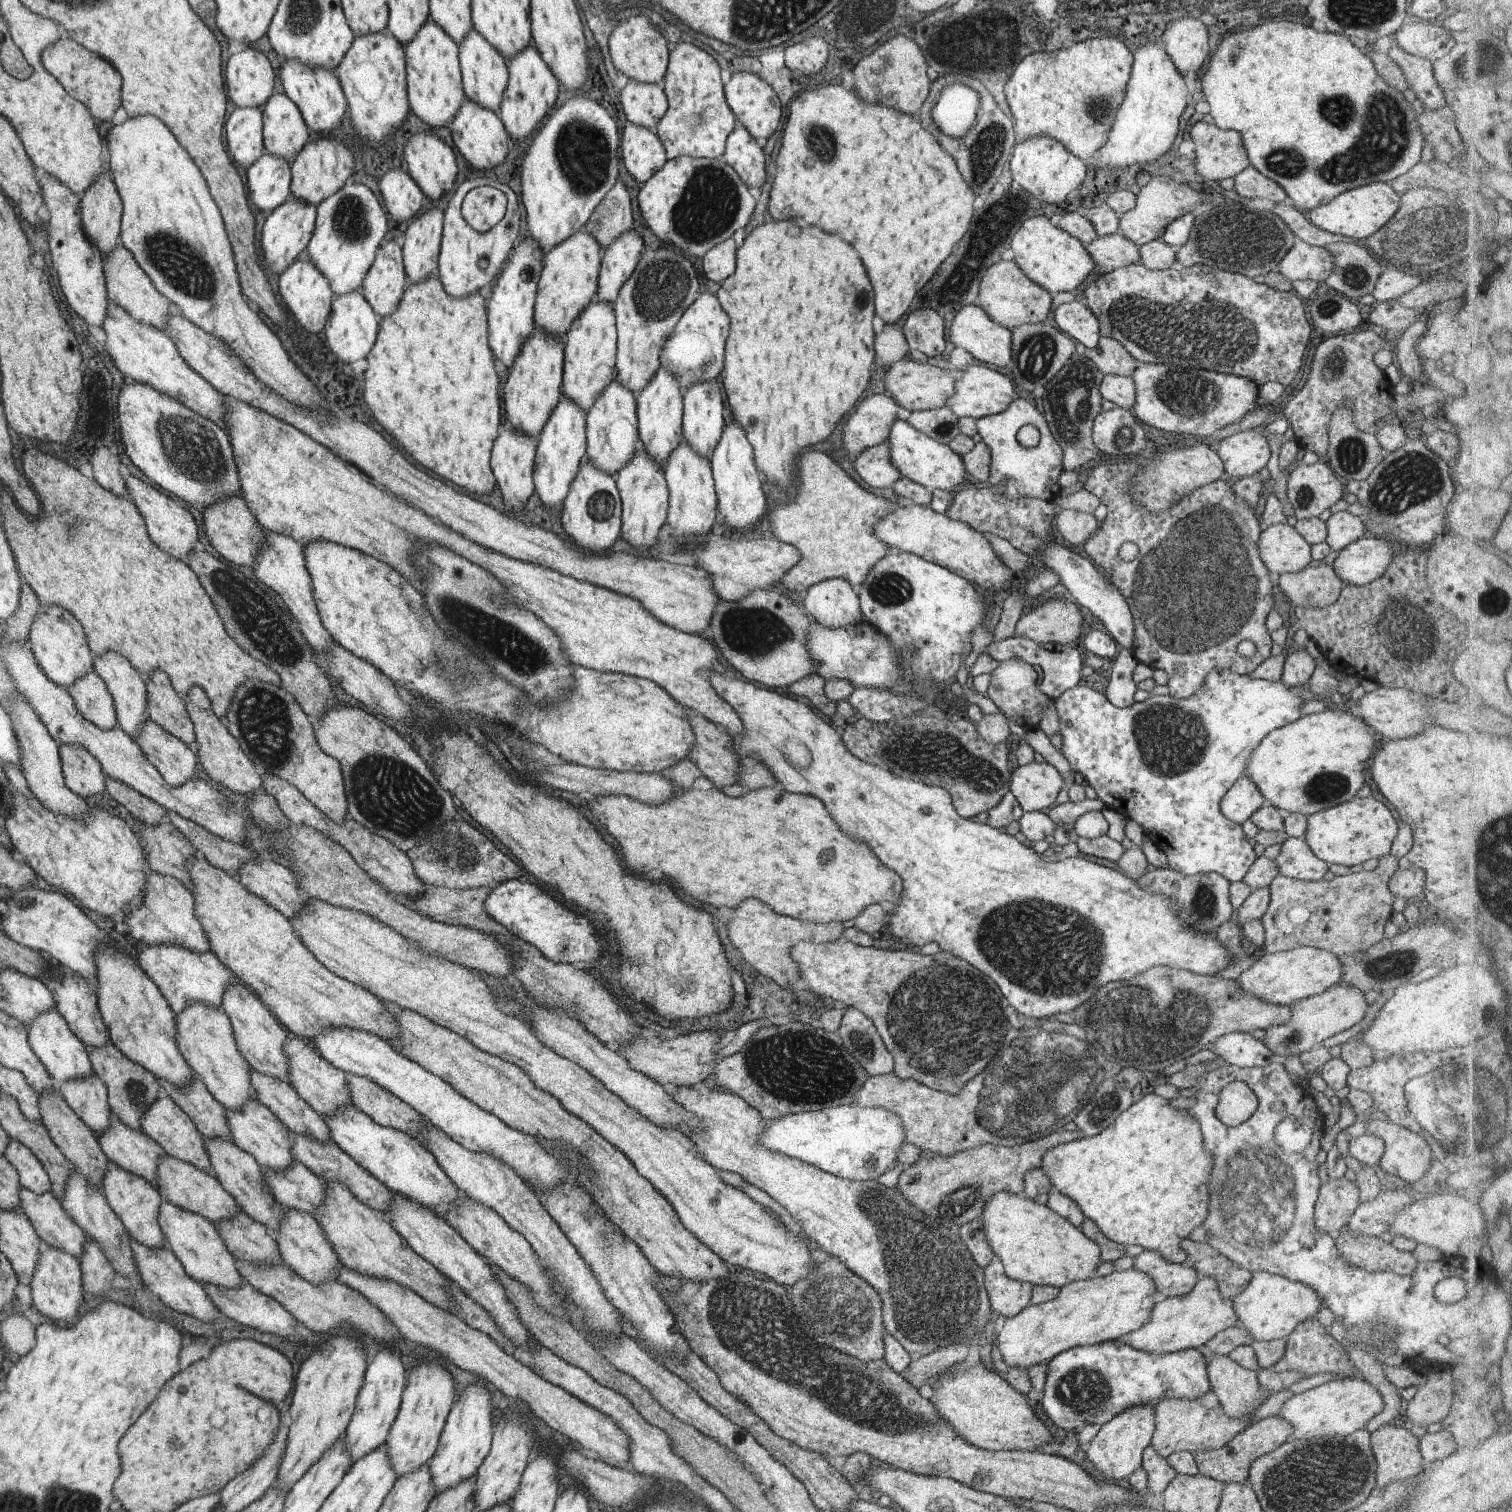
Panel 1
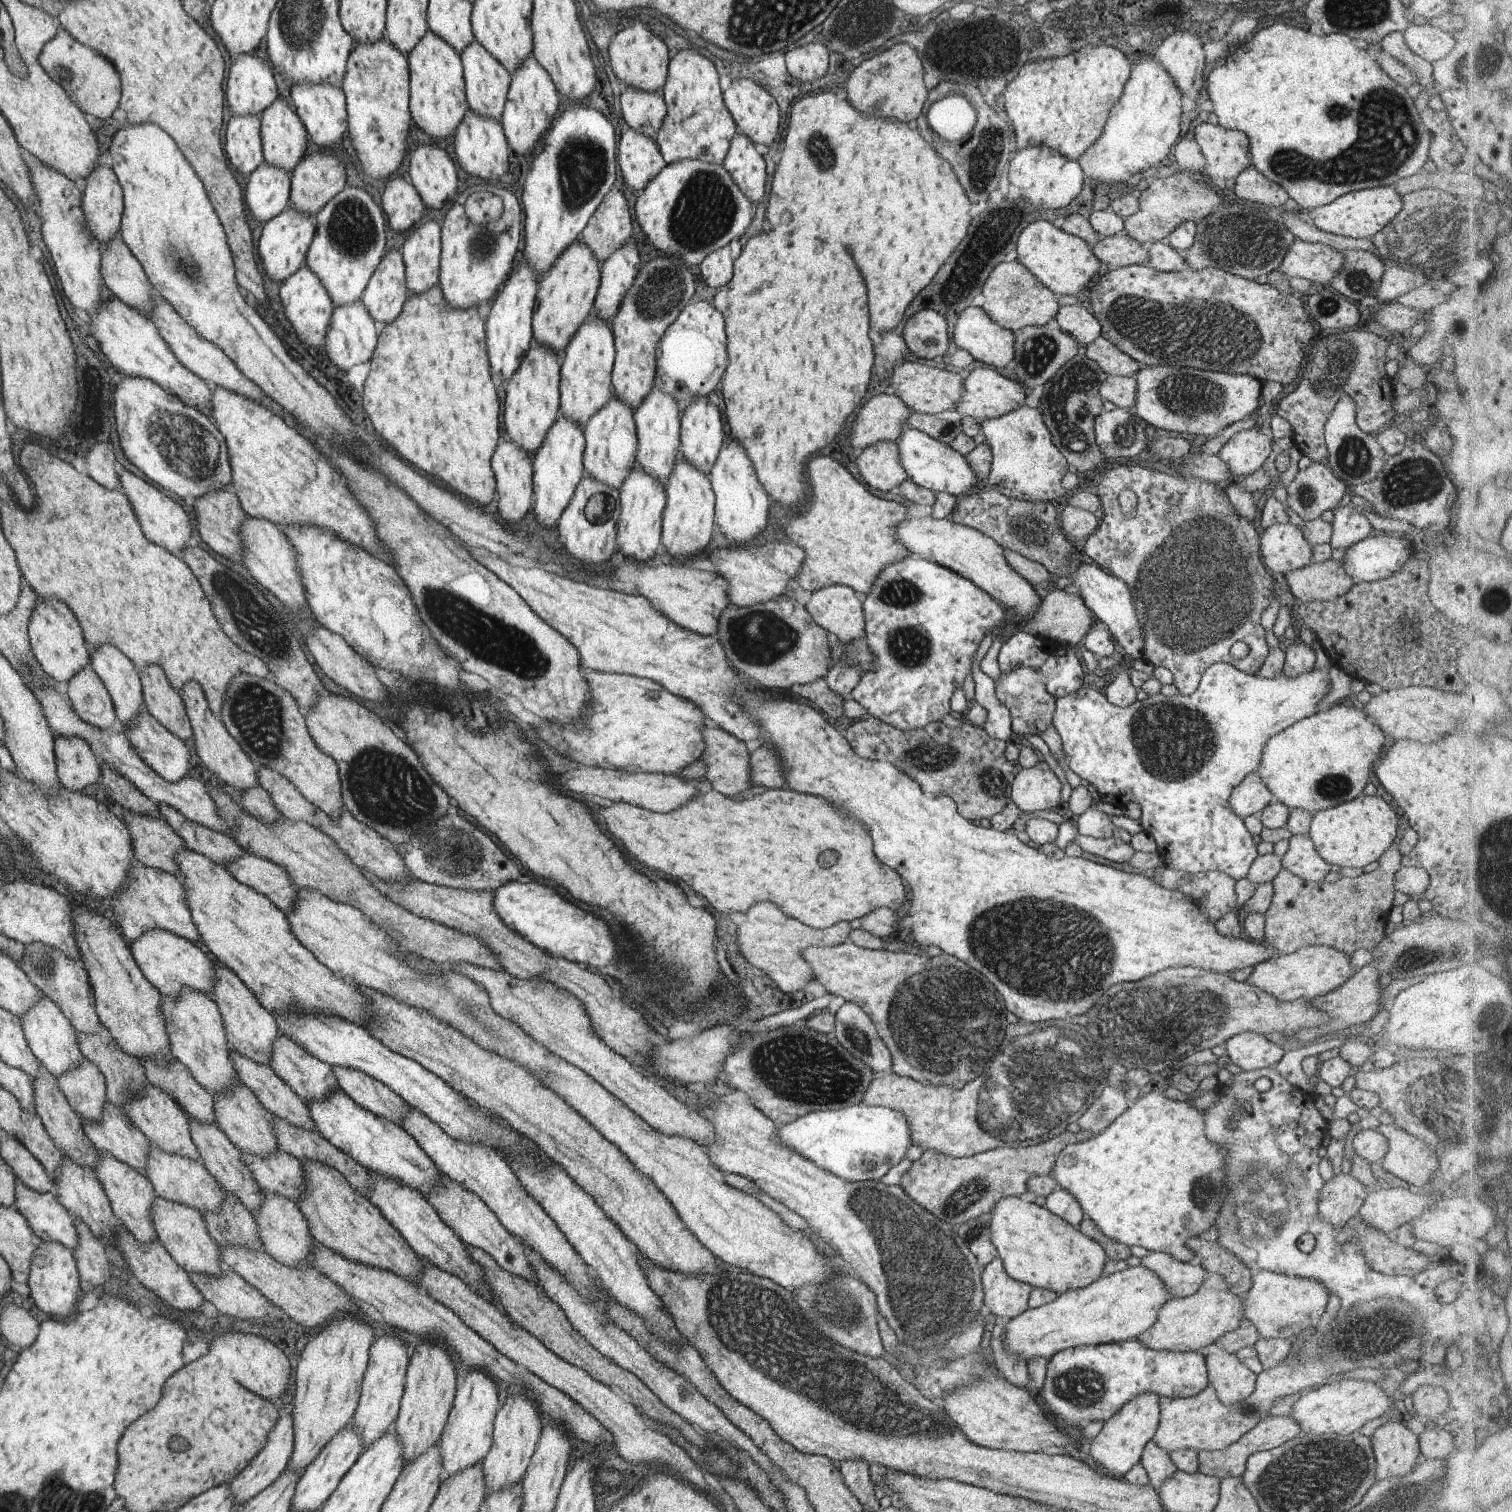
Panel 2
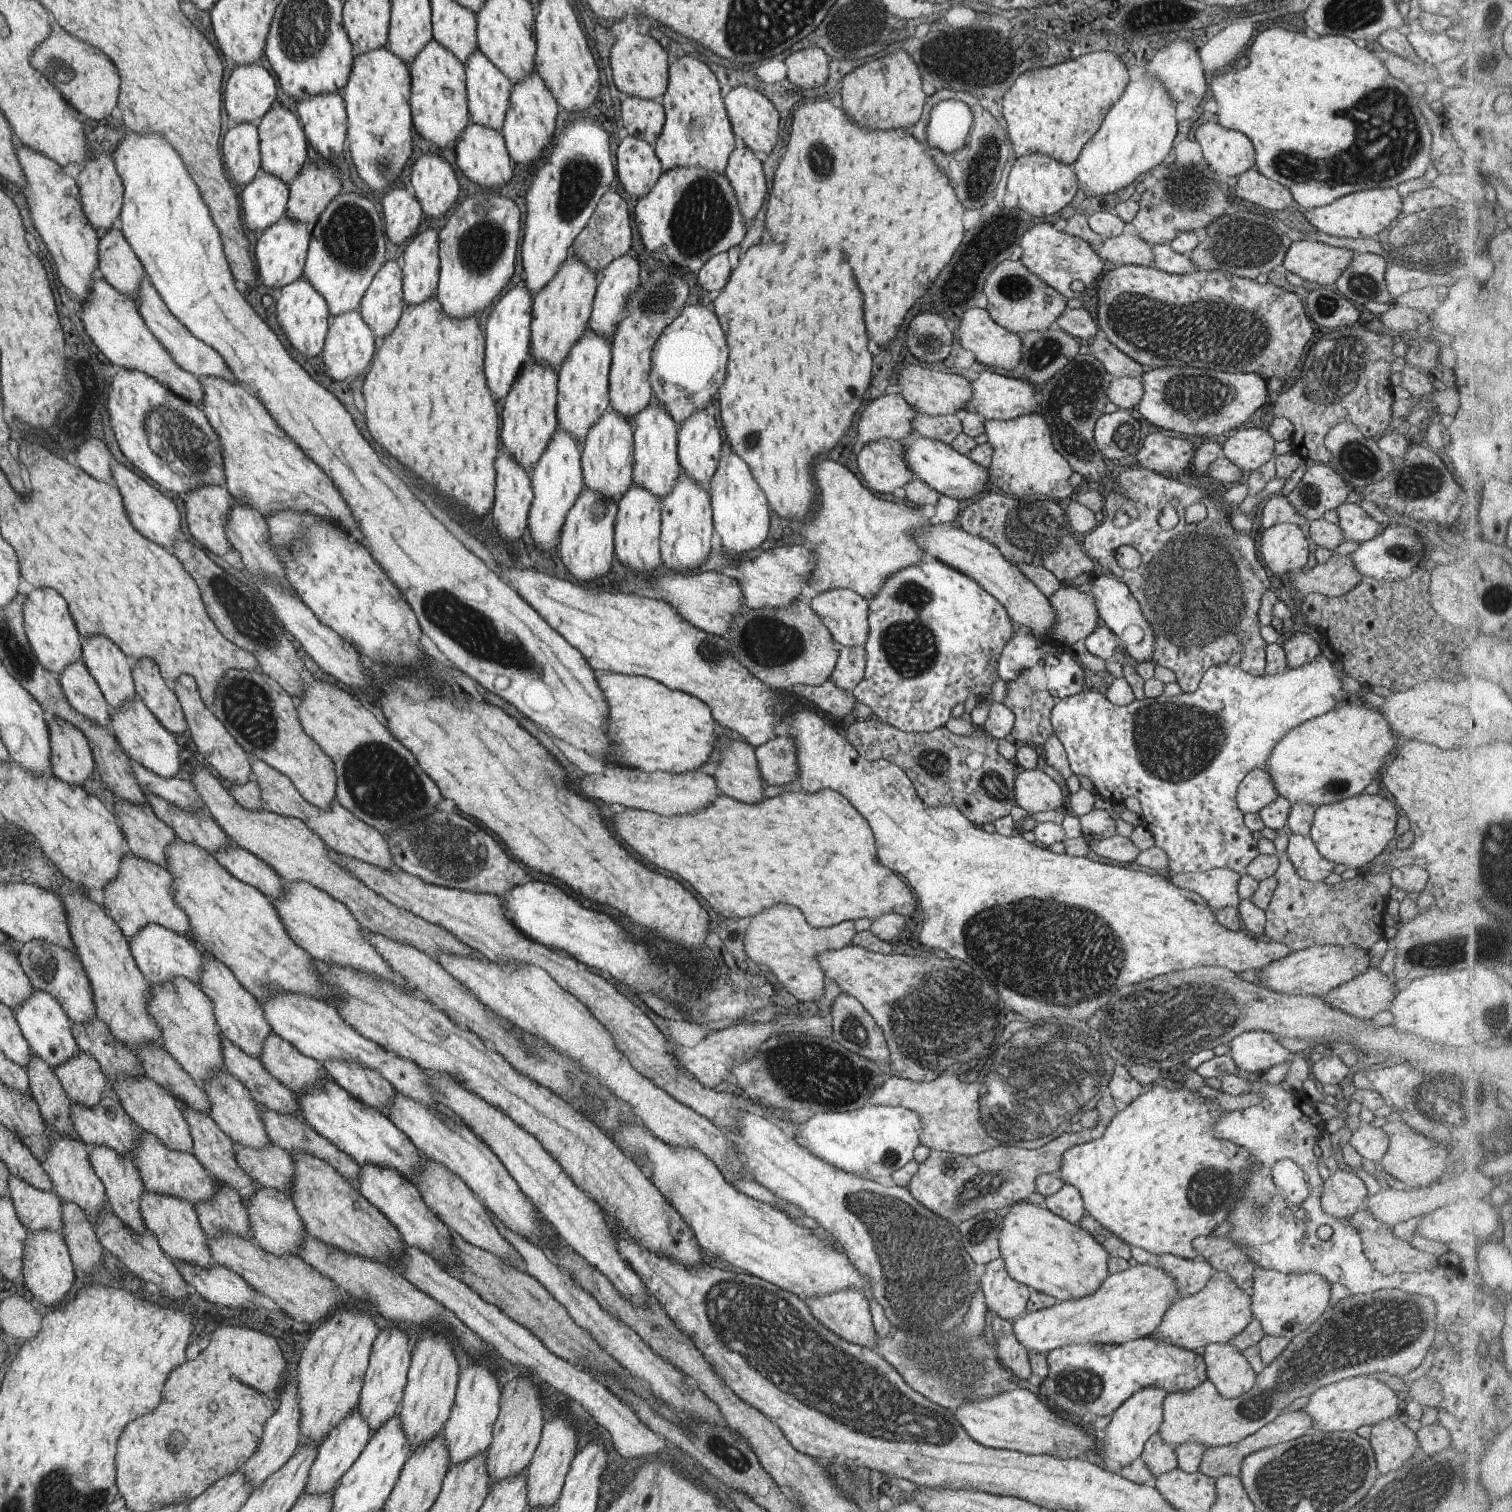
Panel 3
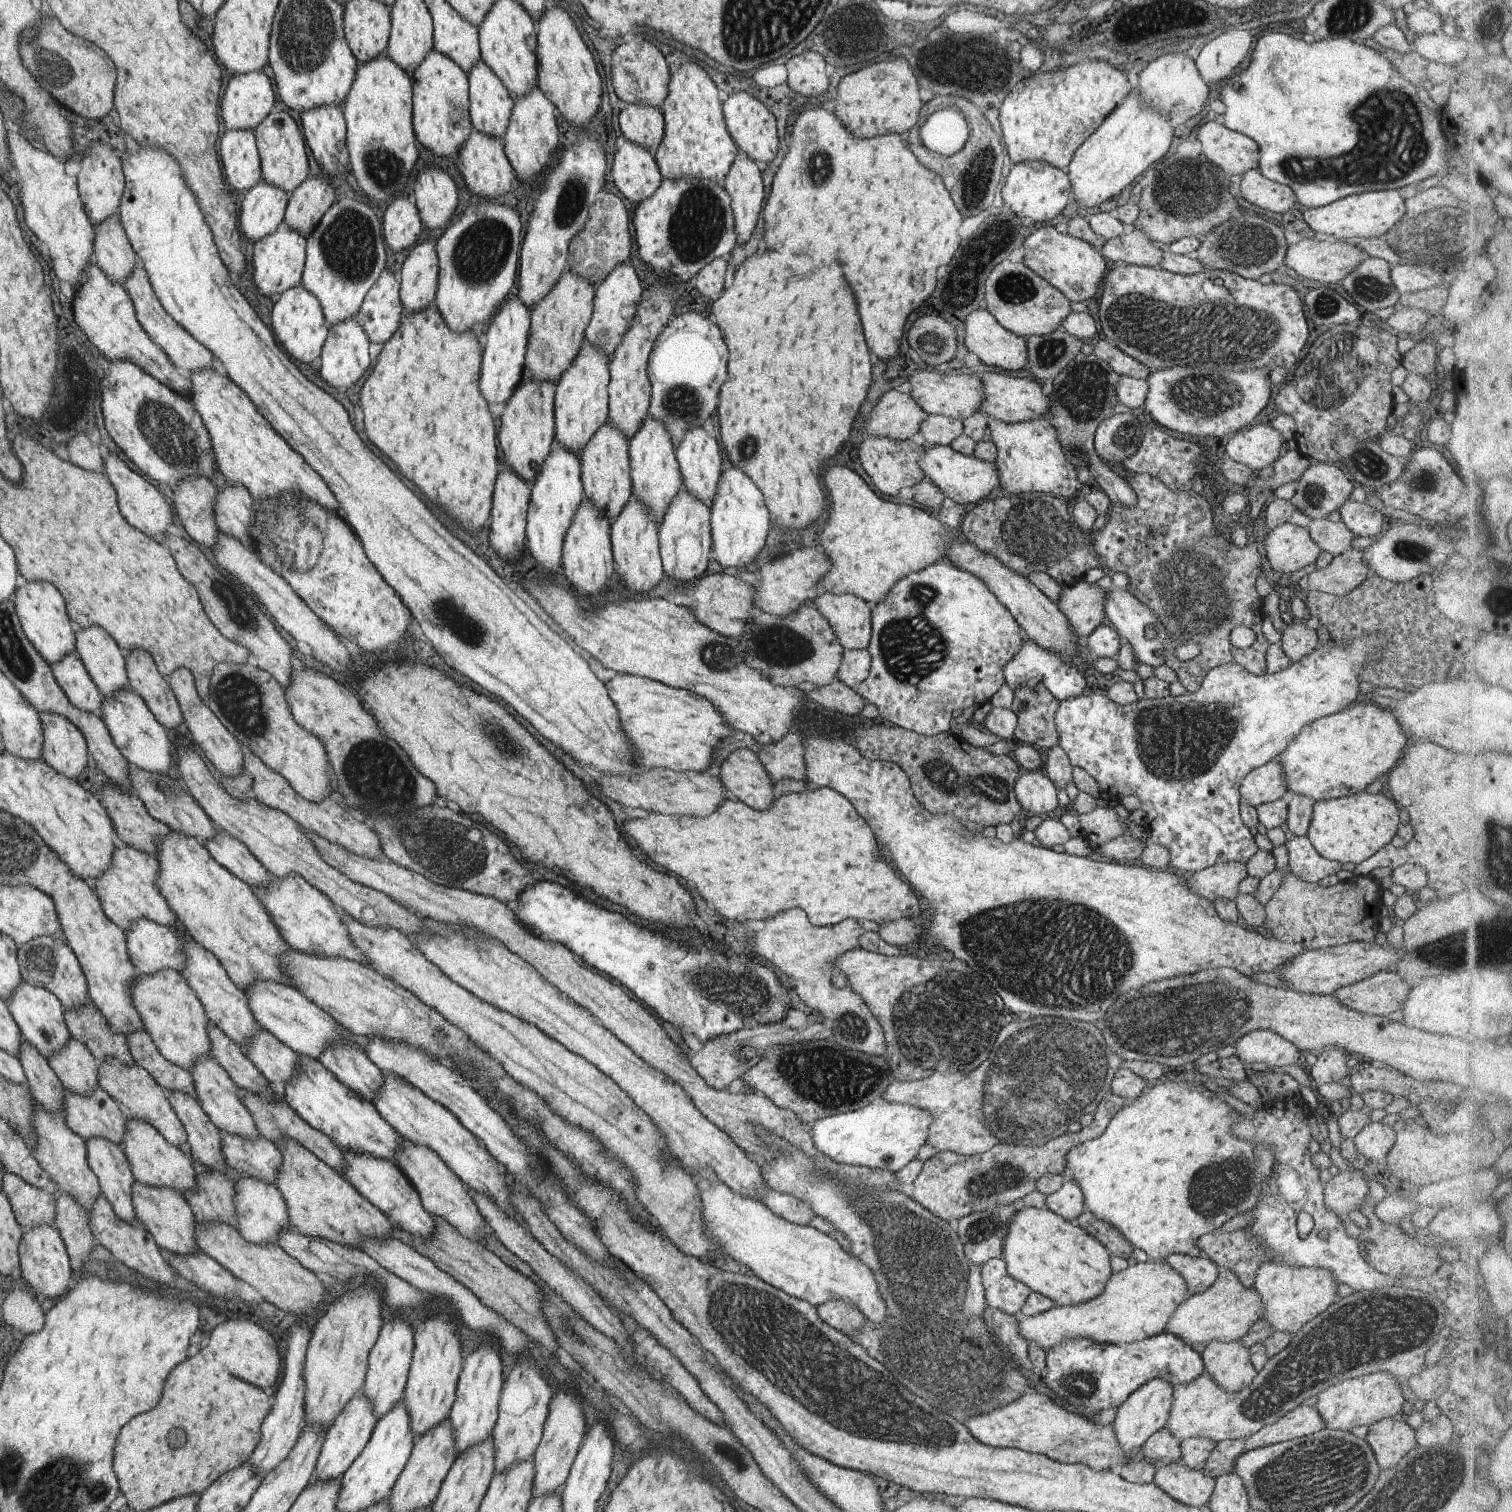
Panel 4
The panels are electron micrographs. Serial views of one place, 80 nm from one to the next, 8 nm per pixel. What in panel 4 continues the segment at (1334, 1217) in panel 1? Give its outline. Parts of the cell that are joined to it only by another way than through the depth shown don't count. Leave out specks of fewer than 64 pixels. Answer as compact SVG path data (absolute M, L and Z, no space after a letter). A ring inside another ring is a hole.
M1344 1167L1323 1184L1324 1205L1339 1217L1356 1210L1367 1194L1368 1182L1359 1169Z

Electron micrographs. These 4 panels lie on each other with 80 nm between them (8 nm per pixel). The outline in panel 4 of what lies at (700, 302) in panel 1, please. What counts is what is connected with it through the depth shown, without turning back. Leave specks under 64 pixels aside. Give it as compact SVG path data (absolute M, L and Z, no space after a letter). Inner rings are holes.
M693 311L679 314L665 324L654 340L646 364L650 382L647 416L664 426L674 448L684 432L711 424L718 392L726 379L727 359L726 344L708 314Z

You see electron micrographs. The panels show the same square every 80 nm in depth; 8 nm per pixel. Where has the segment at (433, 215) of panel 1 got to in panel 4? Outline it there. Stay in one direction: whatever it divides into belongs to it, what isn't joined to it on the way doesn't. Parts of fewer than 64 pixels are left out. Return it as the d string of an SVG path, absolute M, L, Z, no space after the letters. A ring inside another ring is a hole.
M423 241L411 248L404 259L399 270L402 283L399 300L405 315L423 311L433 302L435 286L438 286L437 259L433 246Z

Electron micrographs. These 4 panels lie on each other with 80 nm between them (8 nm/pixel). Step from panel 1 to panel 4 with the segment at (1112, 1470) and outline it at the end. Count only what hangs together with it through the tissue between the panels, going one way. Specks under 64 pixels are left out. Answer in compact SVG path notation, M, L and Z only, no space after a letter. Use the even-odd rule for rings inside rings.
M1154 1378L1137 1387L1118 1407L1112 1427L1120 1449L1129 1455L1140 1450L1142 1444L1161 1427L1165 1426L1172 1405L1172 1384Z

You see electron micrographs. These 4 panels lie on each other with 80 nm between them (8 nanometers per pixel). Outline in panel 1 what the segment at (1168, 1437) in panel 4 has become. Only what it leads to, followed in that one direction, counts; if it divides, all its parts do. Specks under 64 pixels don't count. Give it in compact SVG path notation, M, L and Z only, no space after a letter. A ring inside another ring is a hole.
M1150 1444L1144 1448L1141 1467L1146 1474L1145 1491L1153 1494L1161 1494L1167 1483L1176 1475L1166 1457L1159 1456Z

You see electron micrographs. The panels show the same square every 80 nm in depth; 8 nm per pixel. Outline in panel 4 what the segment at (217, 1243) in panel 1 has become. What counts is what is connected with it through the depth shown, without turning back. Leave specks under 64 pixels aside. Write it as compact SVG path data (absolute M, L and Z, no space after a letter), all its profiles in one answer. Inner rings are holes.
M135 1181L133 1187L130 1188L130 1195L133 1201L135 1218L145 1226L148 1233L151 1233L161 1250L165 1249L172 1253L184 1255L199 1251L194 1242L195 1221L189 1205L184 1201L179 1191L167 1187L141 1184L139 1181Z

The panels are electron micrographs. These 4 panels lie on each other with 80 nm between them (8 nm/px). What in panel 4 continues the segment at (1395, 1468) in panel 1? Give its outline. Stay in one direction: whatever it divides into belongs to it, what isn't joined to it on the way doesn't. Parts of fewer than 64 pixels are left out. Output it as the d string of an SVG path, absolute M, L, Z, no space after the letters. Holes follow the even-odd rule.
M1381 1419L1368 1426L1363 1440L1370 1446L1380 1470L1391 1468L1416 1444L1414 1430L1405 1421Z

